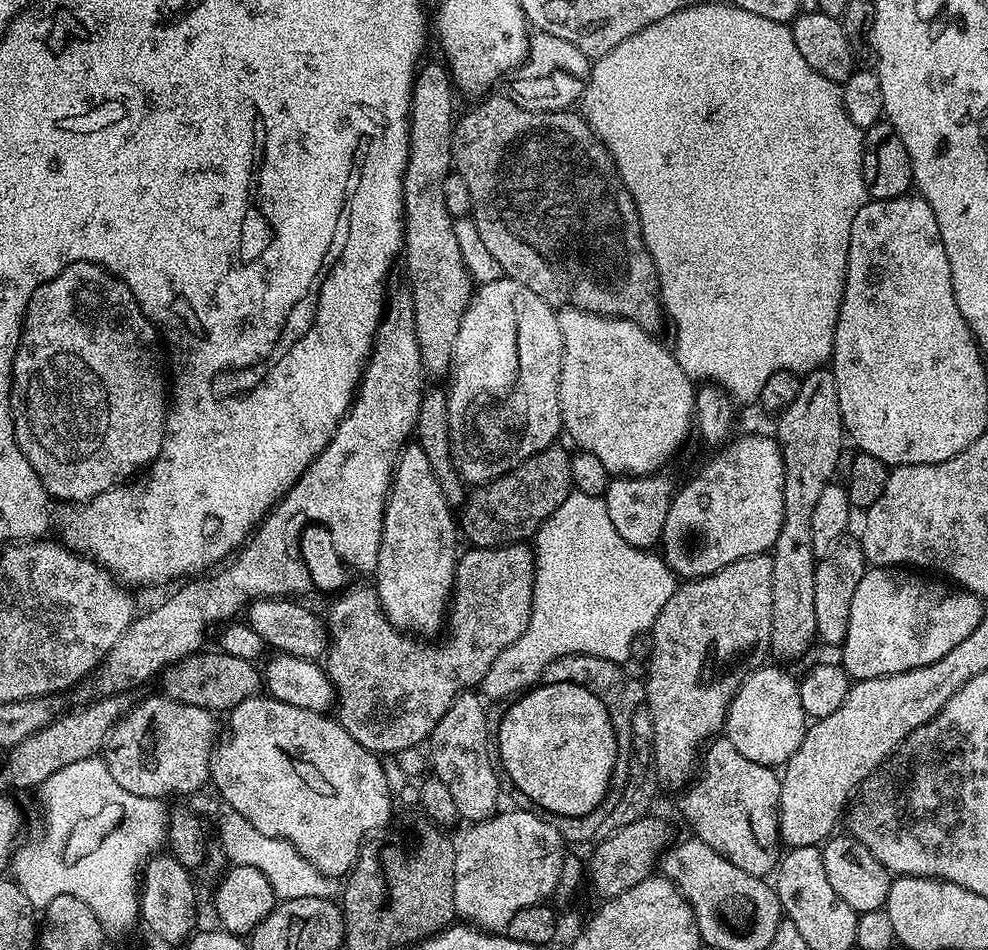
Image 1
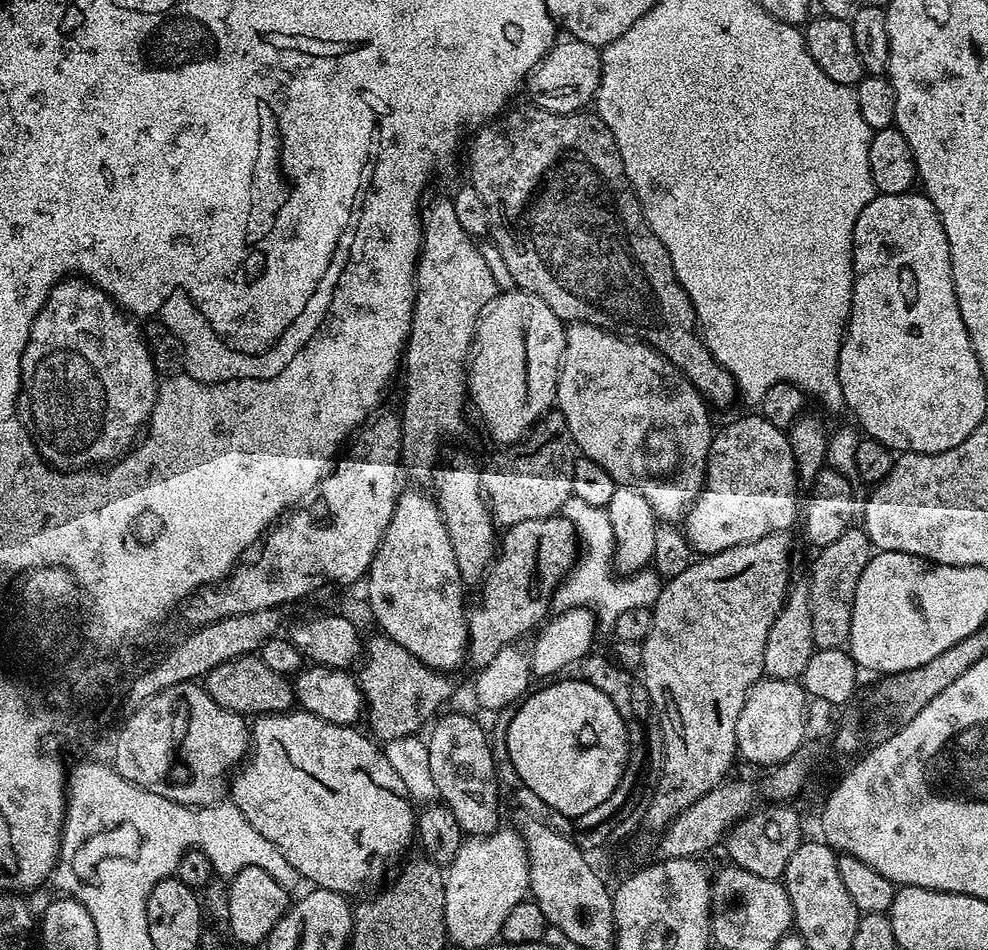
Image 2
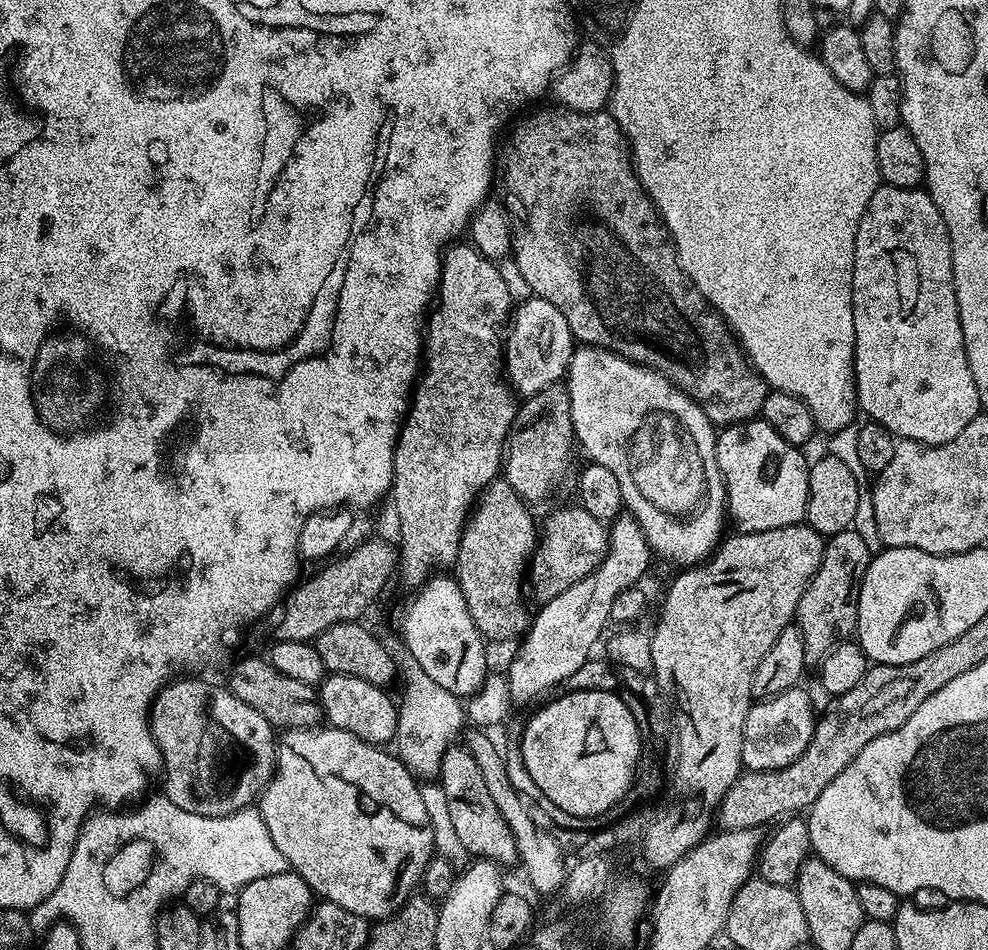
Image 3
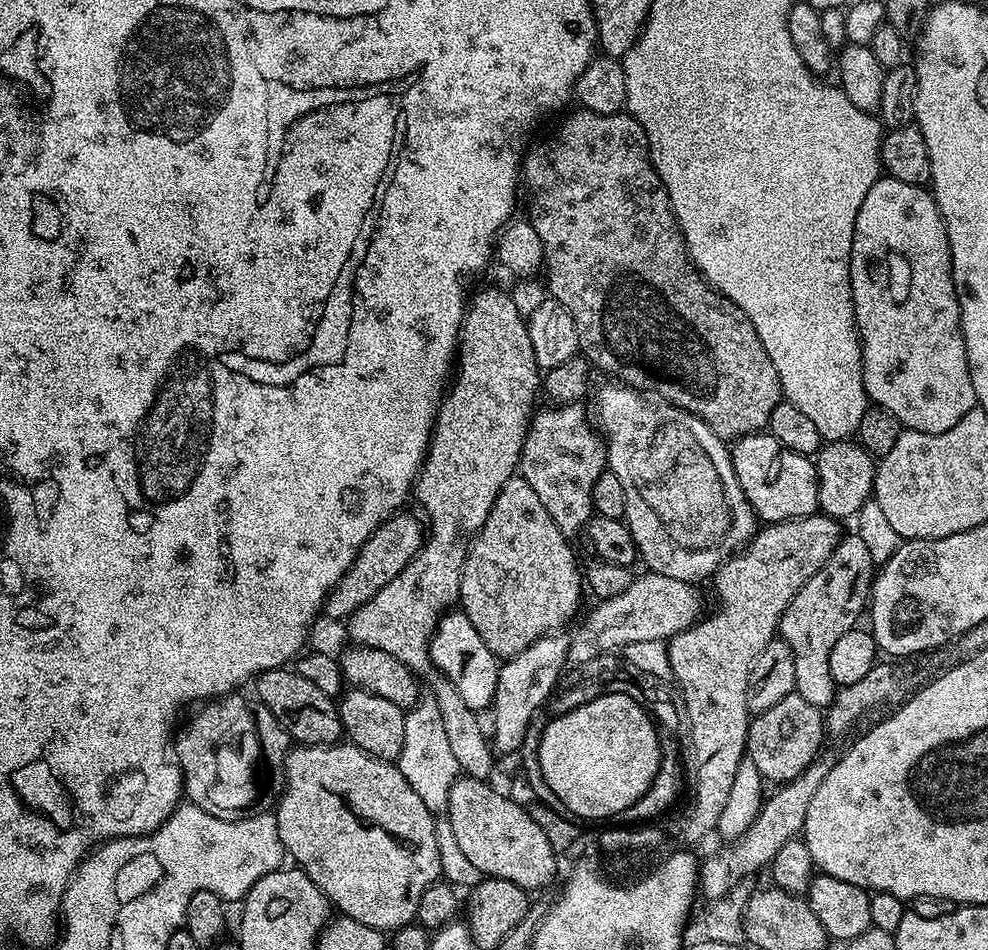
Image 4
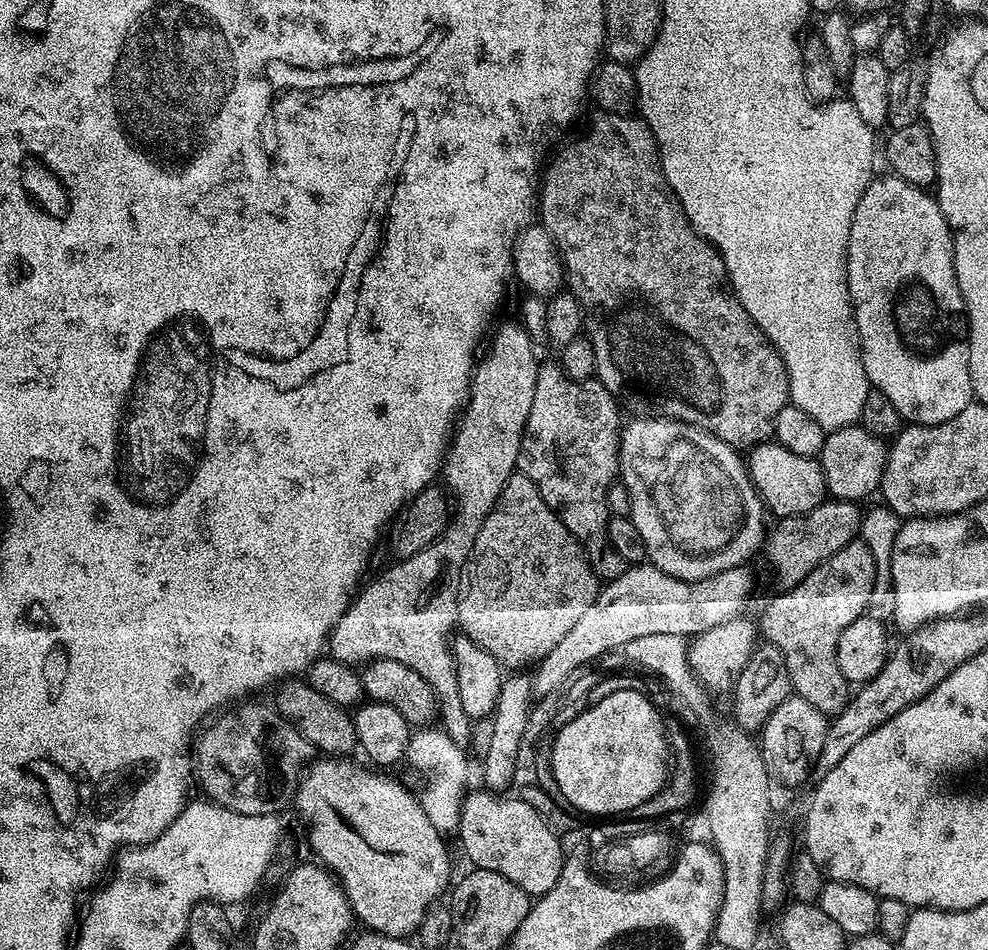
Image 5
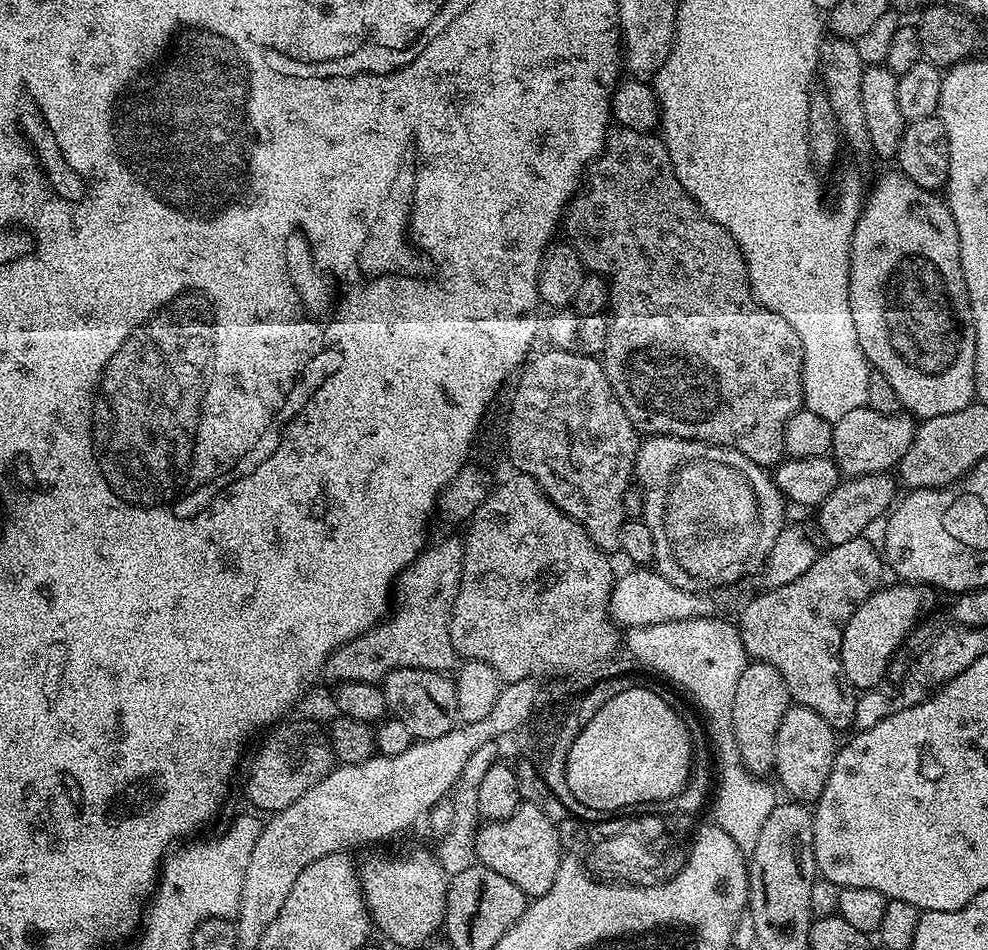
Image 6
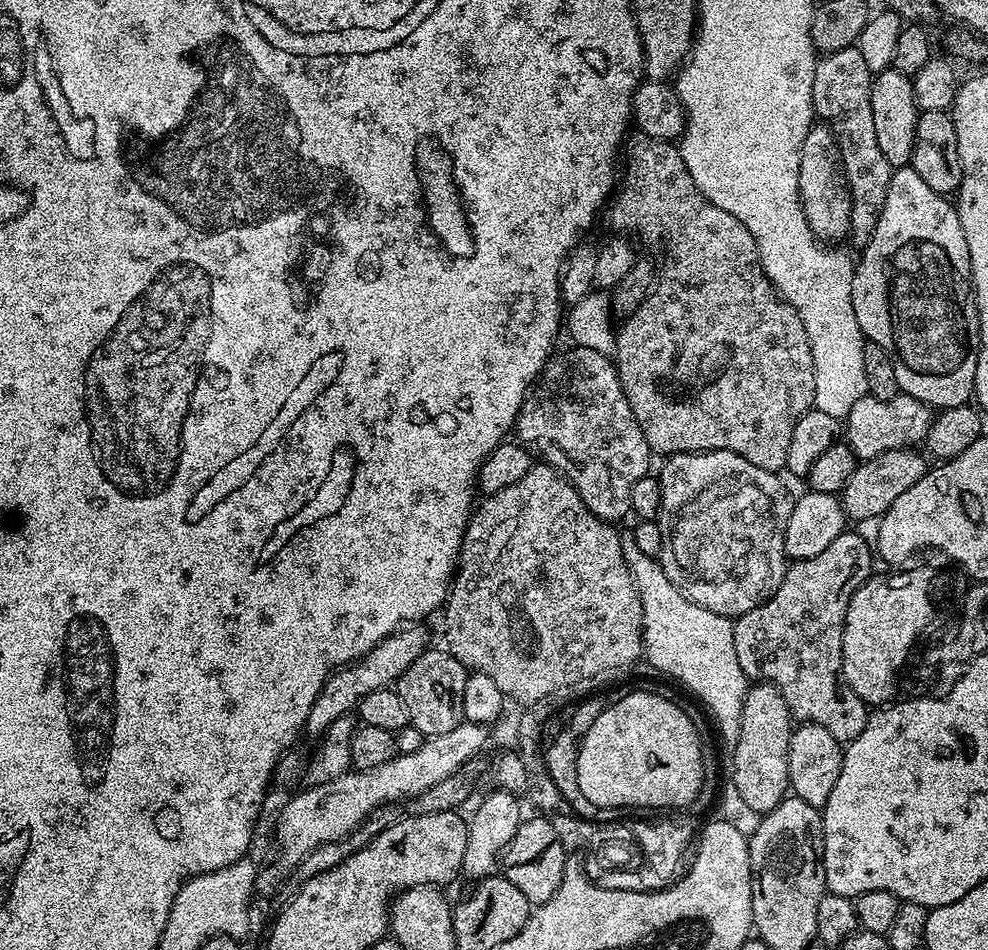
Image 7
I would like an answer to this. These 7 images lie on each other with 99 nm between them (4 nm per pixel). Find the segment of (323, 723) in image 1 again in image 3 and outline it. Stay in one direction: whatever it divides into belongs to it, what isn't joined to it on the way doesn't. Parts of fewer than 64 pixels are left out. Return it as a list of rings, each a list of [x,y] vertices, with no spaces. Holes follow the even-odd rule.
[[[331,726],[290,728],[281,731],[276,742],[276,769],[272,774],[272,780],[265,785],[258,797],[258,811],[262,822],[266,822],[266,830],[270,830],[270,838],[274,841],[274,846],[278,846],[282,858],[286,858],[289,869],[297,872],[321,901],[337,903],[343,909],[350,910],[369,922],[393,916],[408,901],[409,896],[417,891],[428,861],[434,856],[430,817],[426,814],[425,803],[422,802],[421,785],[399,755],[389,752],[383,747],[367,744],[362,738],[346,730],[338,730]]]

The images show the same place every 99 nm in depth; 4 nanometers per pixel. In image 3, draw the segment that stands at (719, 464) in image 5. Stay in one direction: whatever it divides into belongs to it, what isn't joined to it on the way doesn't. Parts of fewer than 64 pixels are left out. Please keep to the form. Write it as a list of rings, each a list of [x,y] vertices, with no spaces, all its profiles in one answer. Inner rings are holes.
[[[580,346],[572,353],[572,360],[568,364],[566,373],[566,387],[570,394],[570,418],[572,419],[572,434],[577,445],[584,447],[587,459],[594,464],[606,466],[617,476],[618,486],[622,486],[622,498],[625,509],[642,526],[642,534],[646,534],[646,542],[652,547],[653,553],[664,560],[669,560],[676,566],[695,566],[708,559],[716,551],[726,524],[726,490],[724,479],[718,470],[716,457],[717,429],[708,415],[690,399],[681,388],[674,386],[661,372],[655,372],[644,364],[635,364],[619,356],[617,352],[607,352],[605,348],[589,348]]]

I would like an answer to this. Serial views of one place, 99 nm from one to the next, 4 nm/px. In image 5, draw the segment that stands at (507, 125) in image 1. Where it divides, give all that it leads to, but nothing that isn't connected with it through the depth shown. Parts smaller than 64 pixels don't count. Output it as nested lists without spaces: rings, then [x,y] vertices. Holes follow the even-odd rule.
[[[597,111],[595,115],[588,133],[581,140],[574,141],[569,148],[562,149],[557,154],[556,161],[547,165],[538,190],[538,220],[560,247],[567,287],[580,303],[584,315],[582,324],[588,341],[594,346],[596,376],[605,387],[615,389],[617,368],[625,386],[634,395],[641,396],[656,411],[653,413],[657,417],[680,420],[683,424],[701,428],[703,432],[708,432],[737,450],[751,450],[758,444],[769,443],[776,434],[778,410],[782,410],[790,402],[788,371],[779,350],[768,341],[764,331],[752,321],[750,314],[746,314],[746,310],[738,302],[729,285],[728,271],[720,251],[700,235],[686,218],[674,190],[666,182],[666,174],[660,165],[660,151],[648,123],[641,120],[639,115],[623,112]]]

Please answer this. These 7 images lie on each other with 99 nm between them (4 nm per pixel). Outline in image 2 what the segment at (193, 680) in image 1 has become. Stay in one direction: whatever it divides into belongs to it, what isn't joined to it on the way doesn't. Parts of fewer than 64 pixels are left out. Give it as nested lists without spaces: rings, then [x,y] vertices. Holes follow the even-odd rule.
[[[256,654],[239,656],[230,662],[214,666],[214,670],[210,670],[208,675],[203,677],[202,686],[208,691],[210,698],[218,702],[218,706],[245,718],[269,716],[275,712],[290,712],[296,704],[293,681],[287,675],[270,670]]]

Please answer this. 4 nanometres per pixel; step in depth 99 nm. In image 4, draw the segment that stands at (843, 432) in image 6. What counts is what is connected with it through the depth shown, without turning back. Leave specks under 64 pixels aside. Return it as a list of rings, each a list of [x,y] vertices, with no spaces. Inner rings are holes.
[[[848,438],[829,439],[816,453],[814,463],[820,499],[818,508],[823,515],[844,522],[847,516],[855,517],[862,510],[863,504],[873,499],[872,483],[876,480],[877,461],[863,444]]]

